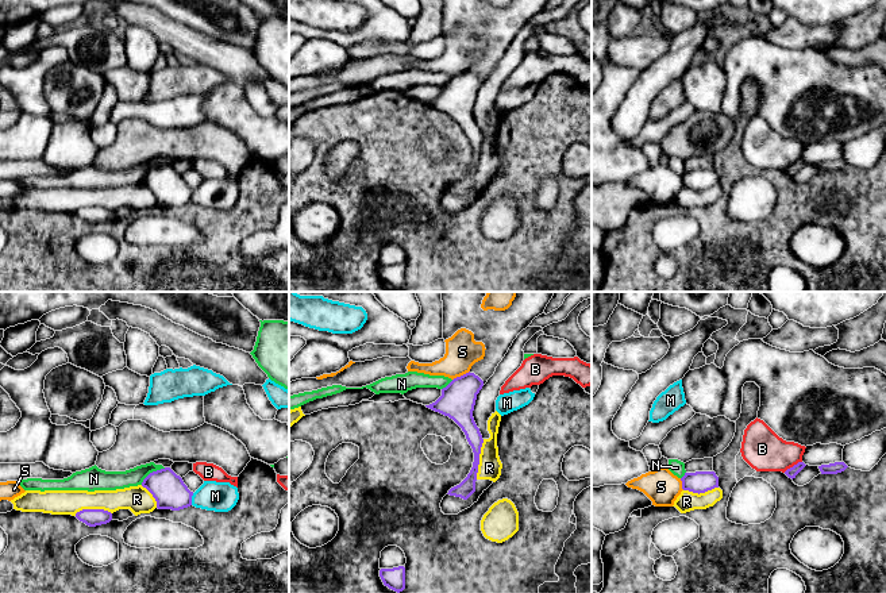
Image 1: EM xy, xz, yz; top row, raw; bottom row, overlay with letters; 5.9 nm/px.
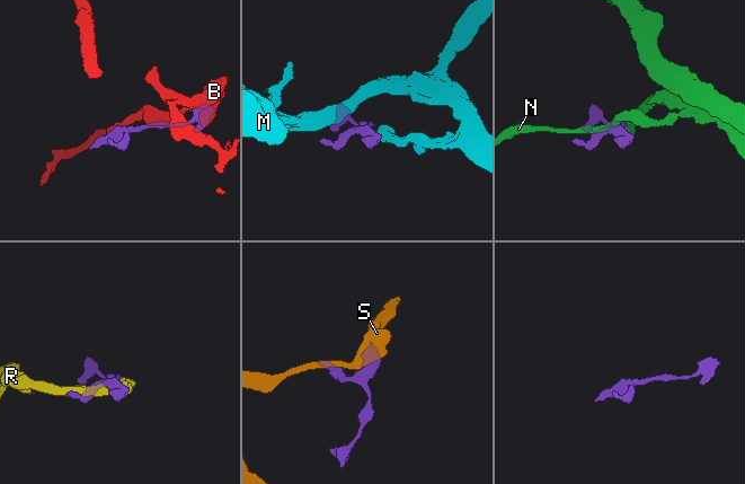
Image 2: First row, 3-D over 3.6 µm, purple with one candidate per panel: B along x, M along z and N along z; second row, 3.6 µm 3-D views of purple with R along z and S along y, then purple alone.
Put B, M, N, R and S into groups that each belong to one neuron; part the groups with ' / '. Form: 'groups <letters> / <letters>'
groups B / M / N / R / S

